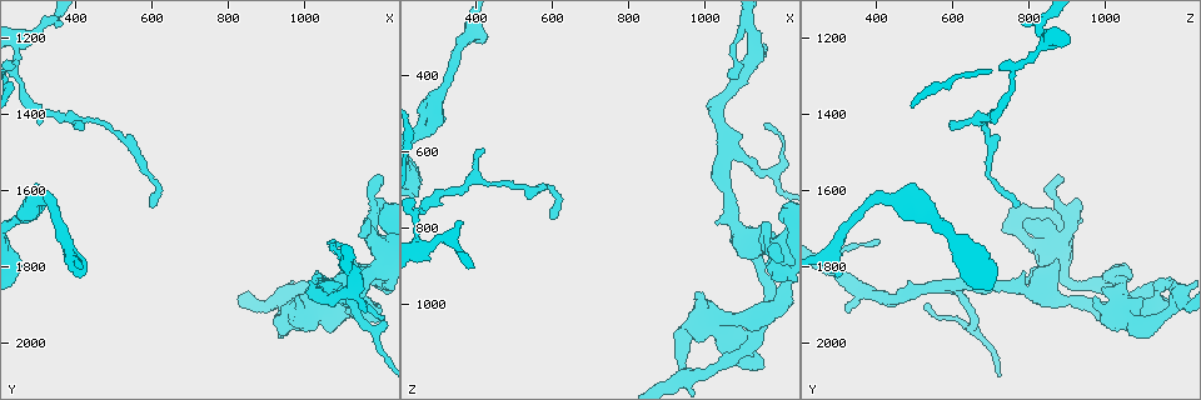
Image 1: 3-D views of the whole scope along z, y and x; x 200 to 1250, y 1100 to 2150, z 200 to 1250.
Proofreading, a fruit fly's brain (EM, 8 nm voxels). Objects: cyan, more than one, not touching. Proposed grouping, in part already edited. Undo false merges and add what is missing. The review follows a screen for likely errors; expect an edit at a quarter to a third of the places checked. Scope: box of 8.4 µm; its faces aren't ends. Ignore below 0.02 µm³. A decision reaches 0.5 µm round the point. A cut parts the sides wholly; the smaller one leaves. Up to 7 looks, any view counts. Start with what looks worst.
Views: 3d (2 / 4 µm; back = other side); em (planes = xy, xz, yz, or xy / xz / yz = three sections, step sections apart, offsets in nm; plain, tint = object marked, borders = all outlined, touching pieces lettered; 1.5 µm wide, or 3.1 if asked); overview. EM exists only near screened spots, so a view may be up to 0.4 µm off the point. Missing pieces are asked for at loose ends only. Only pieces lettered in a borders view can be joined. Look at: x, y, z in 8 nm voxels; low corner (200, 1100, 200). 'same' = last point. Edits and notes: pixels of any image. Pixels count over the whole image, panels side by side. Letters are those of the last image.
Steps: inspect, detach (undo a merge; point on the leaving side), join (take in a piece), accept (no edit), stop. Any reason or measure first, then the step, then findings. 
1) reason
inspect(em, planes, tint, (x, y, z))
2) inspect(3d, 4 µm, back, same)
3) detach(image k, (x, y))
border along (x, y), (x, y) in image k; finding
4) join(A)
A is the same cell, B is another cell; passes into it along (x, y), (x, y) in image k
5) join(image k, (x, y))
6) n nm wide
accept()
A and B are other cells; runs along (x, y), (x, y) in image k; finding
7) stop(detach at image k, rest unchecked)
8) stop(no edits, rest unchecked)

thin end
inspect(em, planes, borders, (420, 1440, 585))

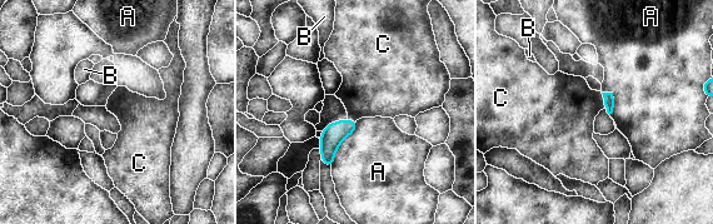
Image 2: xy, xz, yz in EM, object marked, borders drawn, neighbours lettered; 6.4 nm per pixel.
accept()
A, B and C are other cells; border along (601, 93), (604, 108) in image 2; none of them fits

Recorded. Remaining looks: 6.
an open end
inspect(em, xz, step 8, borders, (415, 1830, 300))

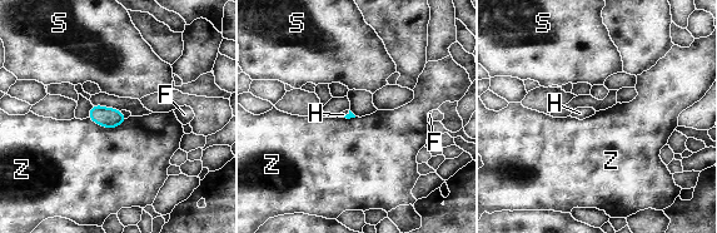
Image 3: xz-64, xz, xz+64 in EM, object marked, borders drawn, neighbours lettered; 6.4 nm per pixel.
another direction
inspect(em, planes, borders, same)

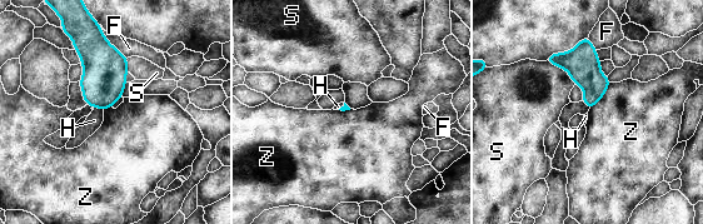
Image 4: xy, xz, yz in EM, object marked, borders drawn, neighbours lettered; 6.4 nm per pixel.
accept()
F, H, S and Z are other cells; border along (611, 83), (606, 93), (589, 109) in image 4; none of them fits

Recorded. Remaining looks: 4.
thin end
inspect(em, planes, borders, (590, 1645, 765))

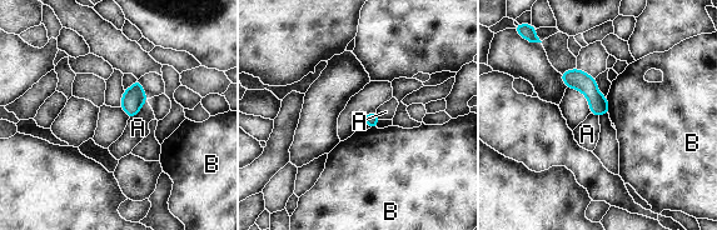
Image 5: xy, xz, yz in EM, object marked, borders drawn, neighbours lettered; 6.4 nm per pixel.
A touches over 170 nm
accept()
A and B are other cells; runs along (563, 75), (576, 79), (606, 109) in image 5; none of them fits

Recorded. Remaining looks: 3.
stop(no edits, rest unchecked)

